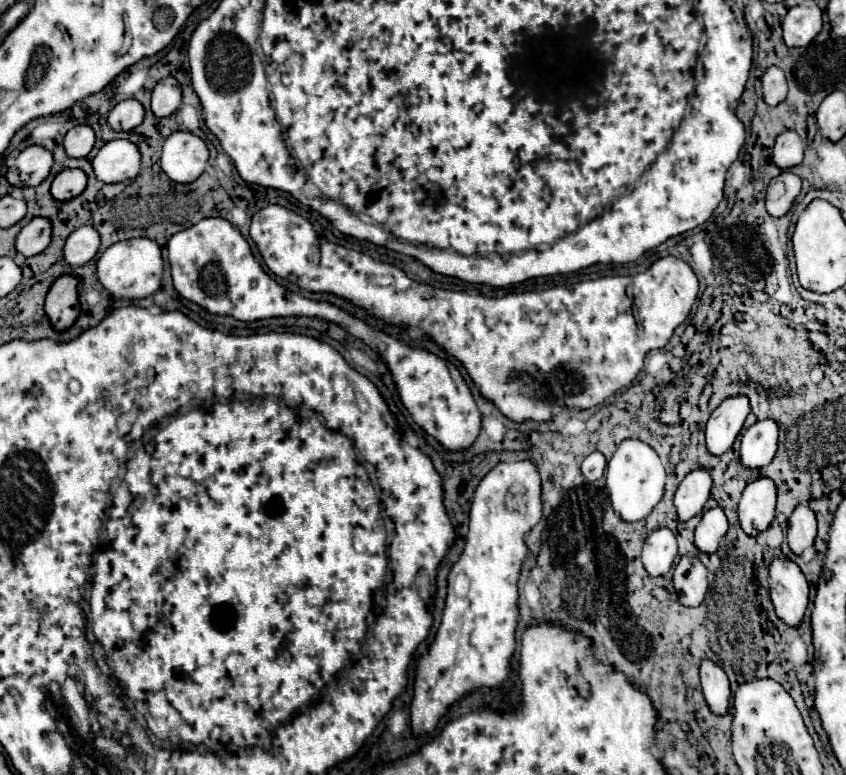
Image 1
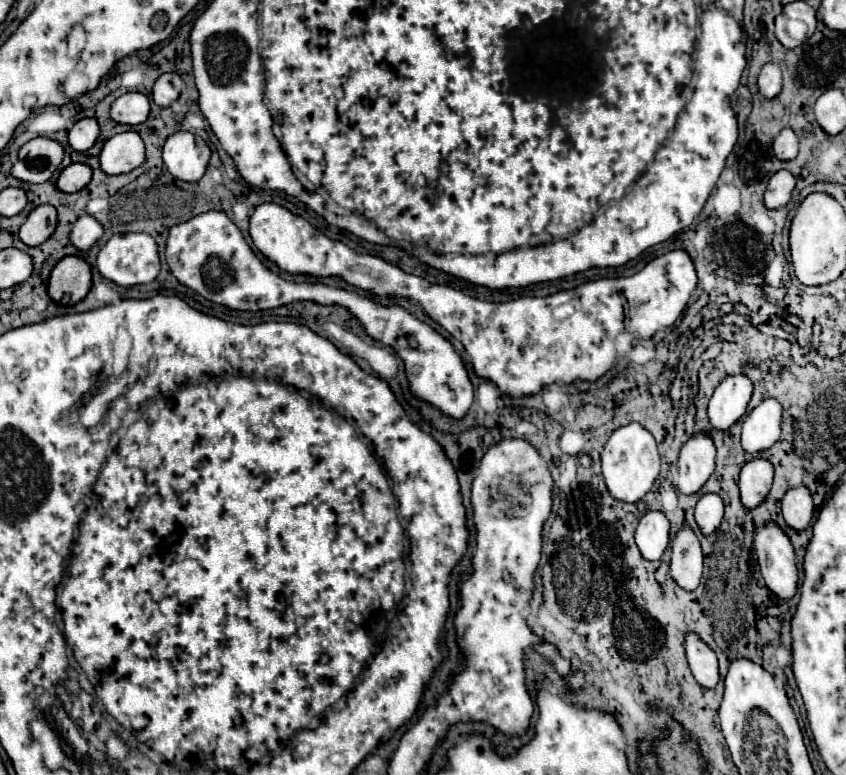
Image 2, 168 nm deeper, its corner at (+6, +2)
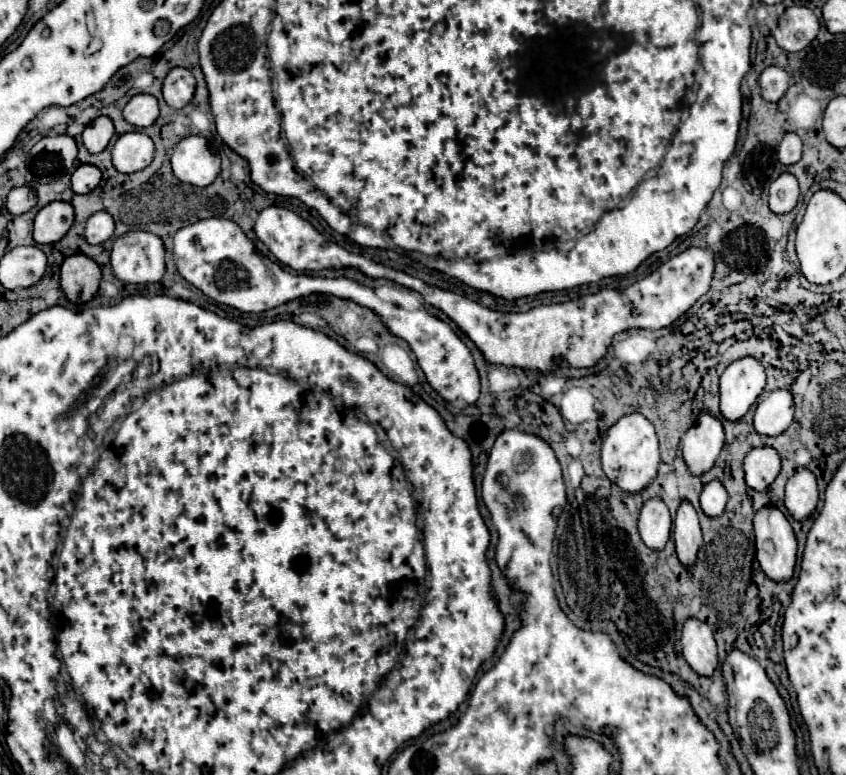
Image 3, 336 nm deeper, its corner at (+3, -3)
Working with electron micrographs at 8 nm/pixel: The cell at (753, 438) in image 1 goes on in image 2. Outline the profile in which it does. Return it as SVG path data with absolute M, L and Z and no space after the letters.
M773 398L763 400L745 420L741 428L741 446L749 454L763 452L779 440L781 404Z

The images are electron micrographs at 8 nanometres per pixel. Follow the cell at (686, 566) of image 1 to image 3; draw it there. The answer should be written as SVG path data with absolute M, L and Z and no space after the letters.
M682 501L674 519L674 541L676 541L678 559L684 565L692 565L696 561L700 539L702 539L702 531L696 509L692 507L690 501Z

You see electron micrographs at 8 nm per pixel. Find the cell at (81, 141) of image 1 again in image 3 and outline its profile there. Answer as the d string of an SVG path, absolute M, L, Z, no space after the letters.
M98 117L94 119L86 129L84 129L84 135L82 135L82 141L84 141L84 147L90 151L90 153L100 153L104 151L104 147L110 143L110 139L114 137L114 123L110 117Z

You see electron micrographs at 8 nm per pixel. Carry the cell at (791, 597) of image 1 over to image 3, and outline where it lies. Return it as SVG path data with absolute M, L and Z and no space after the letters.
M766 505L754 515L756 557L764 573L774 579L790 579L796 565L796 537L786 515Z

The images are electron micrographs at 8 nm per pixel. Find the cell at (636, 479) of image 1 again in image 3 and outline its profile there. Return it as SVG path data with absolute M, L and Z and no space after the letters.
M642 413L624 415L622 419L618 419L618 423L614 423L604 433L600 457L602 457L602 469L612 483L616 483L620 489L628 493L642 491L656 477L658 465L660 465L658 437L656 437L654 425Z

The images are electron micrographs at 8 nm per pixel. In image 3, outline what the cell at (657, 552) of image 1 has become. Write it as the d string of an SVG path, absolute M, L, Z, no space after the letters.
M660 497L644 501L638 517L638 529L642 541L650 549L664 549L670 537L670 527L672 527L672 517L666 503Z

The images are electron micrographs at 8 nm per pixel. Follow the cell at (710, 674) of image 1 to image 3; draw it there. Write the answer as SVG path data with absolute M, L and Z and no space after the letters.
M690 617L684 623L680 641L682 641L682 655L688 661L688 665L698 675L710 677L718 665L718 653L712 629L704 621Z

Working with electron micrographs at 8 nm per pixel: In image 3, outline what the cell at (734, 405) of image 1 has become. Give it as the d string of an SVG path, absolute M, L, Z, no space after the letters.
M742 357L726 367L720 377L720 409L728 421L740 419L766 385L766 373L758 359Z

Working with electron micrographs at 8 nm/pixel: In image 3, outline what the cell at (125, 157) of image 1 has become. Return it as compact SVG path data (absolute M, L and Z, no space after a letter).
M142 131L124 133L112 149L112 161L120 173L136 173L148 167L152 159L154 159L154 141Z

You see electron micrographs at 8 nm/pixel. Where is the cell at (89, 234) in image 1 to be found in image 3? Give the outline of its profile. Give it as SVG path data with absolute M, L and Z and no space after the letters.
M106 211L94 213L86 223L86 239L88 243L104 243L114 233L114 219Z

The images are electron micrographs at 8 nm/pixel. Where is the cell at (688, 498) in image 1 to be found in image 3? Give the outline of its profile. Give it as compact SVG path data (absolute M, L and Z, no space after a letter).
M710 411L698 415L694 425L682 435L684 461L694 475L702 475L712 467L724 445L724 429Z

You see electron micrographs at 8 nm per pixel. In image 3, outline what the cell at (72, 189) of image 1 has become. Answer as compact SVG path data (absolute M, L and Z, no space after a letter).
M80 165L72 173L72 191L80 195L90 193L100 185L100 179L102 179L102 171L96 165Z

